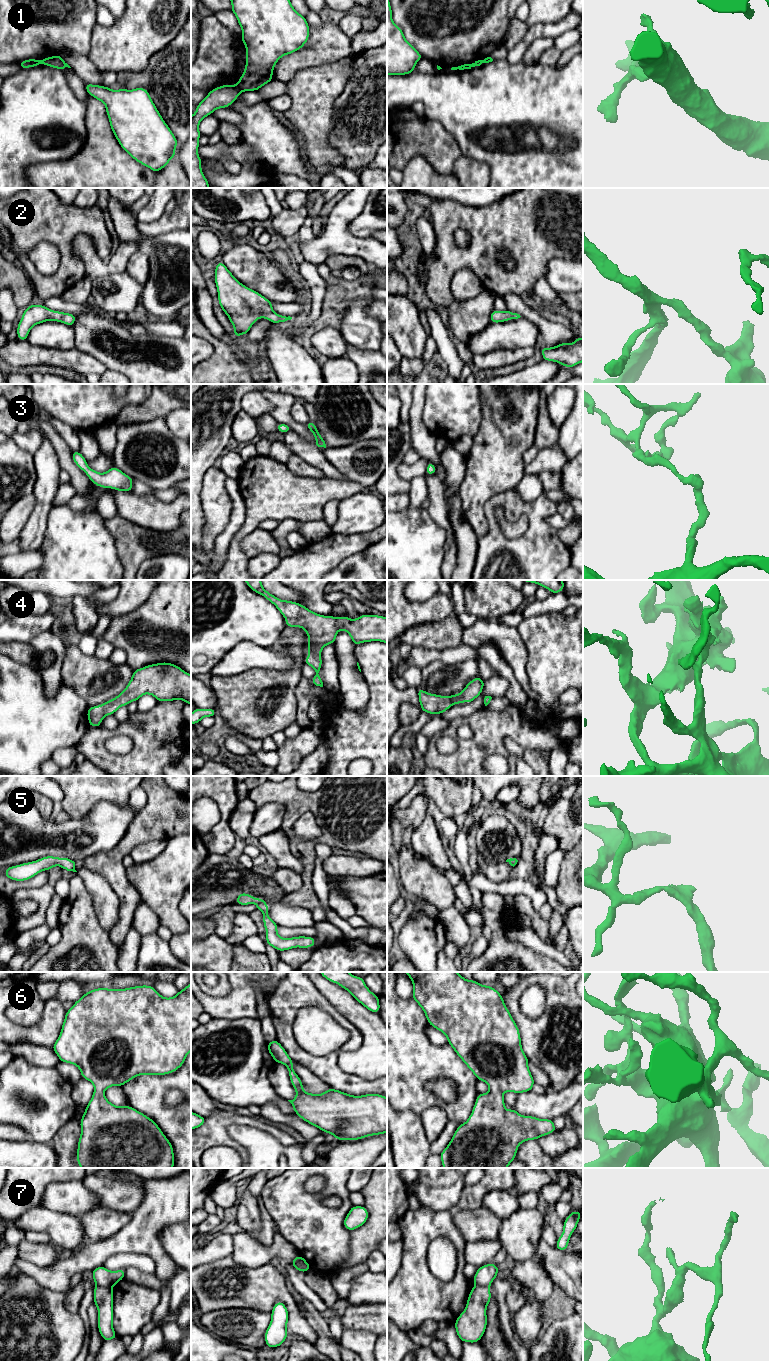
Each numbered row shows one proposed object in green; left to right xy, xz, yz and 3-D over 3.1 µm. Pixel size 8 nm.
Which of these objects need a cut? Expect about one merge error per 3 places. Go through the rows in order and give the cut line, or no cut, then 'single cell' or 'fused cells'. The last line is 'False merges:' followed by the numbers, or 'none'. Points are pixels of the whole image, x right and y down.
1: cut xz (236, 86), (240, 90); fused cells
2: cut none; single cell
3: cut none; single cell
4: cut none; single cell
5: cut none; single cell
6: cut none; single cell
7: cut xy (96, 1284), (111, 1287); fused cells
False merges: 1, 7

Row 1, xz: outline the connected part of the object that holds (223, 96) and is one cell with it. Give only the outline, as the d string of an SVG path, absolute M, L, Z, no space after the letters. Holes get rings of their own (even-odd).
M221 85L208 92L207 96L197 105L196 112L191 116L191 188L209 188L209 181L204 177L201 169L202 158L197 154L200 147L199 123L219 108L228 108L239 97L240 90L236 85Z

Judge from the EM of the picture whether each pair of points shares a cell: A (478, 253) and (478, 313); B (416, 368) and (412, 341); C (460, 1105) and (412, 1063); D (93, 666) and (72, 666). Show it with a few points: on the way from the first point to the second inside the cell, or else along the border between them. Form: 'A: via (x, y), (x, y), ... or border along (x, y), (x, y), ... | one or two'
A: border along (484, 288), (497, 295) | two
B: border along (402, 356), (408, 359), (419, 359) | two
C: via (462, 1087), (462, 1082), (443, 1063), (430, 1063) | one
D: via (88, 666), (77, 666) | one

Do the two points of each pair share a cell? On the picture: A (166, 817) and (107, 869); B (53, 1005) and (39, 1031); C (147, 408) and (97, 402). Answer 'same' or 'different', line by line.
A: same
B: same
C: different

